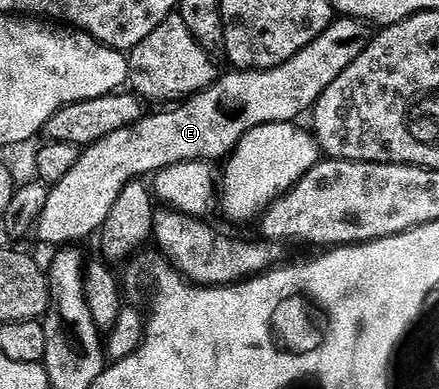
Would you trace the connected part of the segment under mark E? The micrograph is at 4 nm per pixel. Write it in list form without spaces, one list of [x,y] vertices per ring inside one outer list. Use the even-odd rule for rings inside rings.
[[[338,18],[333,24],[320,34],[304,50],[300,50],[288,62],[284,62],[275,68],[261,70],[230,70],[230,73],[219,75],[212,86],[208,86],[203,92],[197,92],[194,96],[186,97],[185,101],[177,106],[166,106],[163,112],[143,114],[132,126],[124,130],[116,130],[116,134],[108,134],[108,138],[100,138],[100,142],[90,145],[79,155],[76,166],[60,178],[60,182],[53,185],[47,194],[47,205],[44,206],[38,216],[36,231],[38,236],[46,244],[62,244],[58,246],[74,246],[77,240],[86,240],[90,235],[97,233],[104,226],[108,218],[108,210],[112,210],[112,202],[120,198],[120,190],[124,190],[126,184],[139,178],[149,177],[151,174],[163,172],[173,164],[184,162],[225,161],[233,152],[234,147],[248,134],[248,130],[256,130],[256,126],[265,124],[289,124],[297,121],[301,112],[309,113],[314,103],[364,54],[364,50],[372,39],[371,25],[364,20],[353,18]]]

